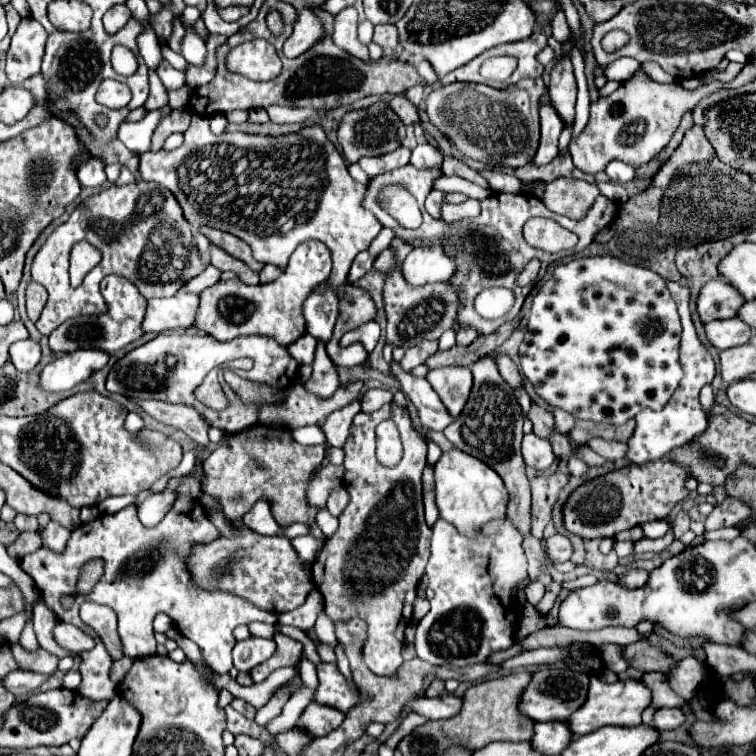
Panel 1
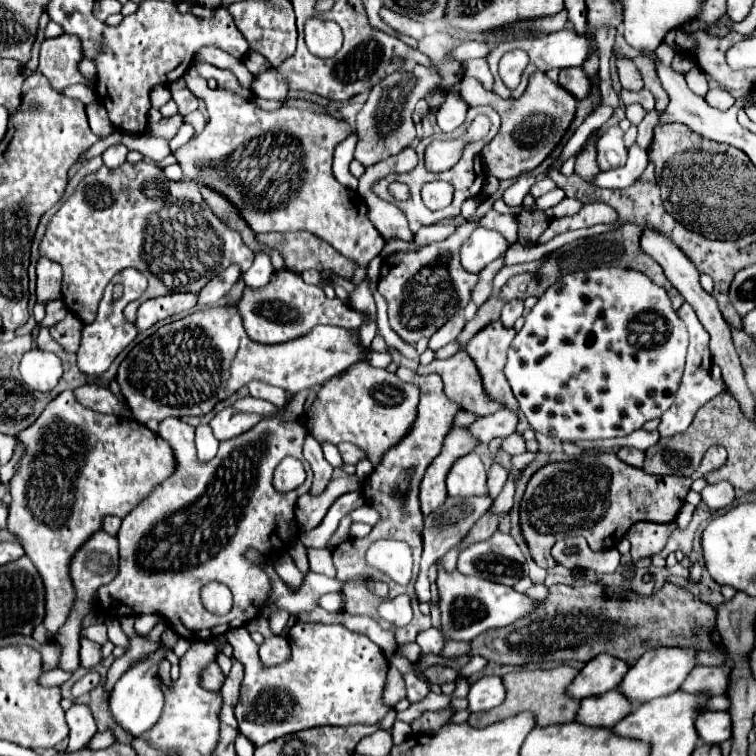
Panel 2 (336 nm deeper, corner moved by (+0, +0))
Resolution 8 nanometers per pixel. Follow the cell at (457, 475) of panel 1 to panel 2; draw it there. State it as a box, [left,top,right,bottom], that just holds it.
[446,453,488,497]

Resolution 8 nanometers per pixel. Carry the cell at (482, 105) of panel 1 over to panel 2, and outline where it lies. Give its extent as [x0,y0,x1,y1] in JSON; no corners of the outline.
[460,71,578,179]

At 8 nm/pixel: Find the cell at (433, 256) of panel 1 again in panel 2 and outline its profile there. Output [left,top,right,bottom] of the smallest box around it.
[460,227,510,273]

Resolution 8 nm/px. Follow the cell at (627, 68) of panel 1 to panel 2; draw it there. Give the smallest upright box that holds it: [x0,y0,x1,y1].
[706,89,734,111]

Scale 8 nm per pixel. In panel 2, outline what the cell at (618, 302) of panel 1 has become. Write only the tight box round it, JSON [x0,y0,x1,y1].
[506,267,688,441]

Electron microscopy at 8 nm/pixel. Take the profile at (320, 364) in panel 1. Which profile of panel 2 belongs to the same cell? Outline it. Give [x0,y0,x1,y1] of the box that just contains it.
[306,361,420,467]

